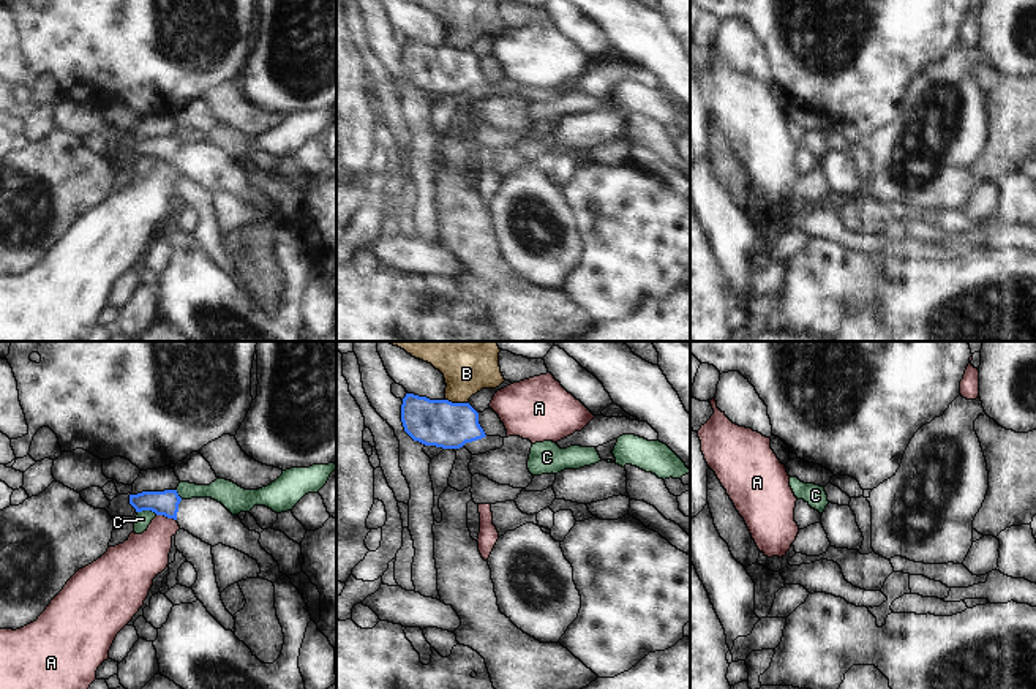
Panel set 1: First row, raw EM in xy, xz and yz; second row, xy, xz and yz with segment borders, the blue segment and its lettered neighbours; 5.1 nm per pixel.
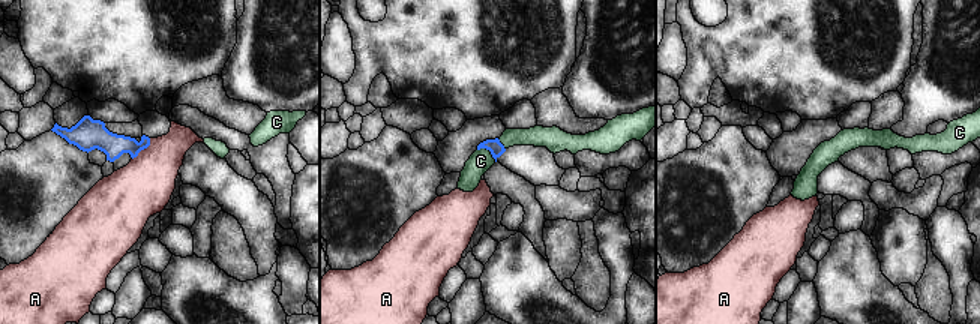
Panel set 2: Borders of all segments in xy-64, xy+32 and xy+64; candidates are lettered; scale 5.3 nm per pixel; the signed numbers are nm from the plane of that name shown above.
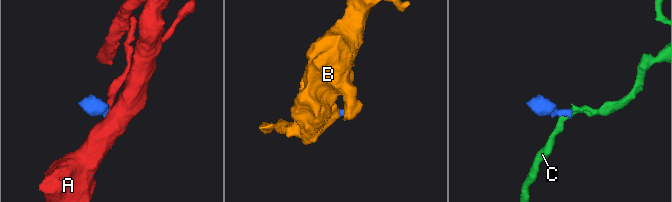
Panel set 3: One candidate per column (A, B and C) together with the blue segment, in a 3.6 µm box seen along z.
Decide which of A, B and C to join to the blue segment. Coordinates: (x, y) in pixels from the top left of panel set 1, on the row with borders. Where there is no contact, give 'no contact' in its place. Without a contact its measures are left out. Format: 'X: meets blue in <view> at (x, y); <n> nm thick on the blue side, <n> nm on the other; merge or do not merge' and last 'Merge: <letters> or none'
A: meets blue in xy at (166, 515); 130 nm thick on the blue side, 240 nm on the other; do not merge
B: meets blue in xz at (457, 403); 240 nm thick on the blue side, 320 nm on the other; do not merge
C: meets blue in xy at (147, 509); 130 nm thick on the blue side, 80 nm on the other; do not merge
Merge: none

